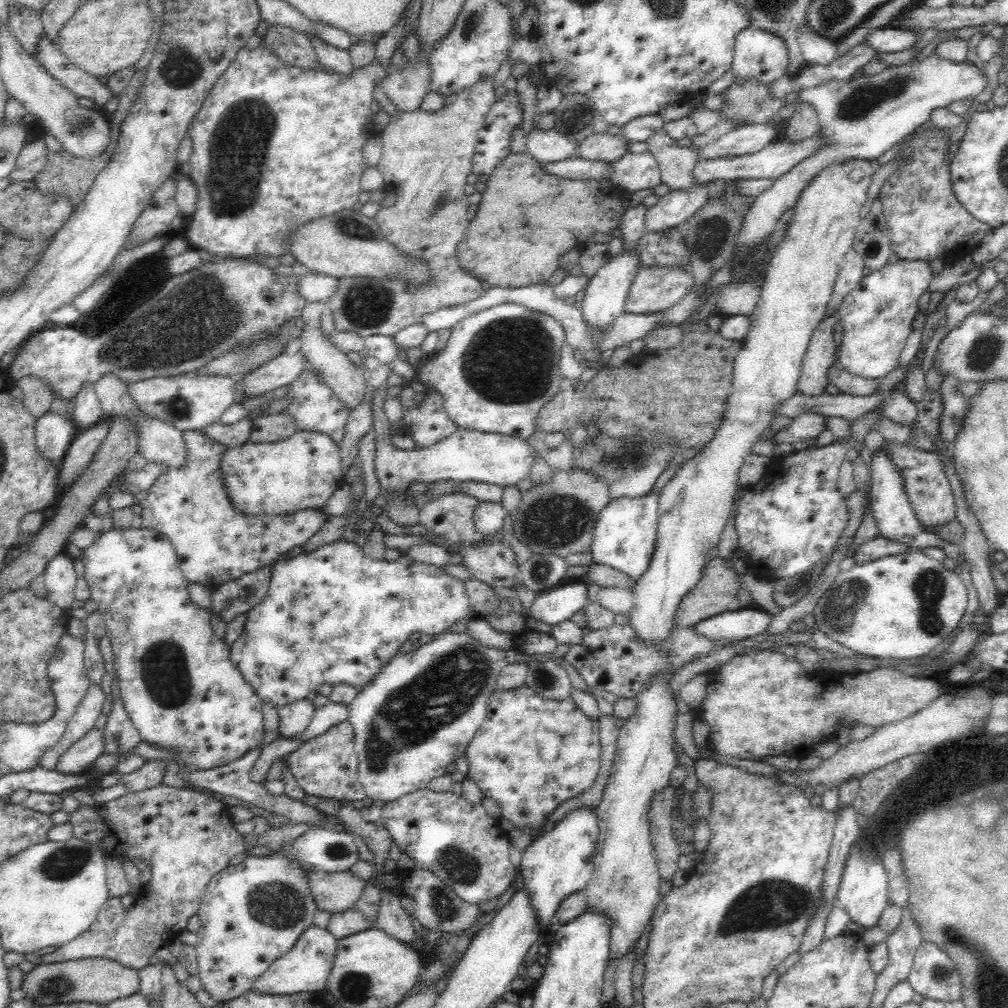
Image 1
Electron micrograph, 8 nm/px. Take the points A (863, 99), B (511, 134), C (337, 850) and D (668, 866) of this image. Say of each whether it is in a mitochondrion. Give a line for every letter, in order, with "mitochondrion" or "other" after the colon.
A: mitochondrion
B: other
C: mitochondrion
D: other

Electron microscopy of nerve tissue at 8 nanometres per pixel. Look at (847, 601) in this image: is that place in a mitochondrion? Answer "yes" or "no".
yes

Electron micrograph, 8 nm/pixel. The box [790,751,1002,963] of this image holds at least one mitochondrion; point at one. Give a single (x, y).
(905, 801)

